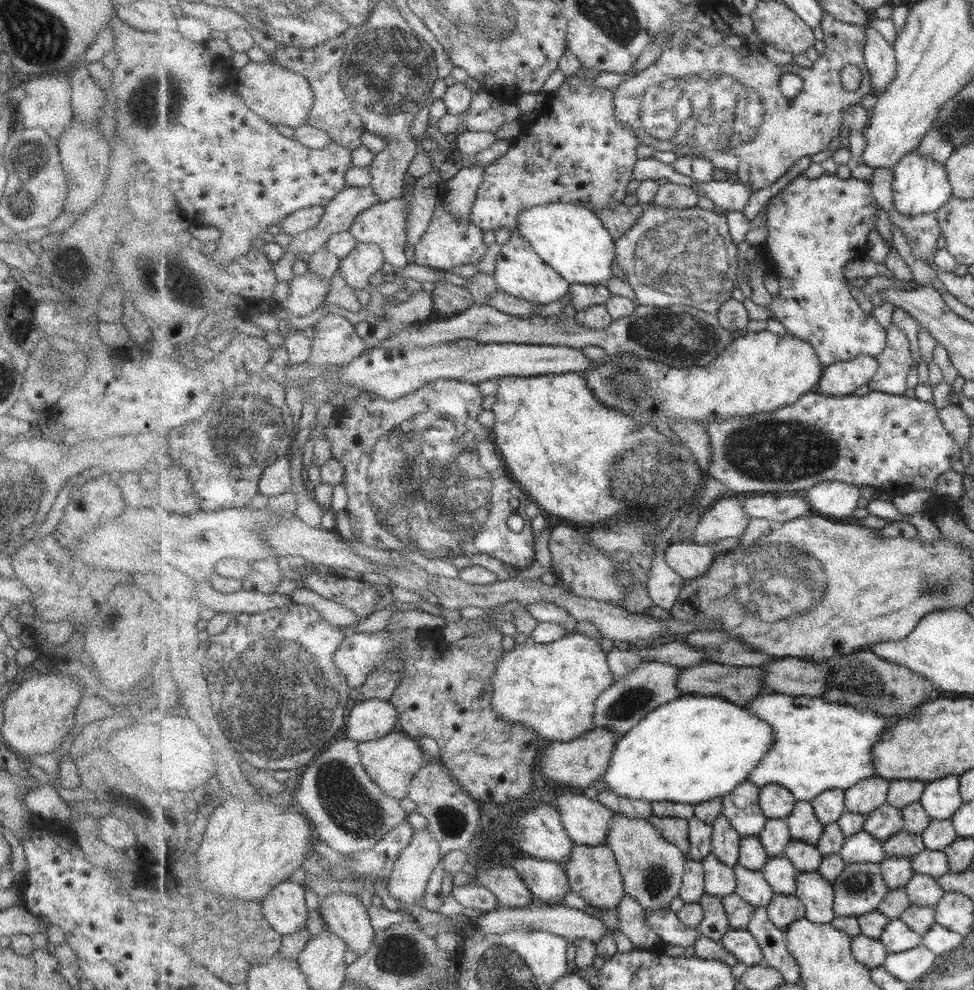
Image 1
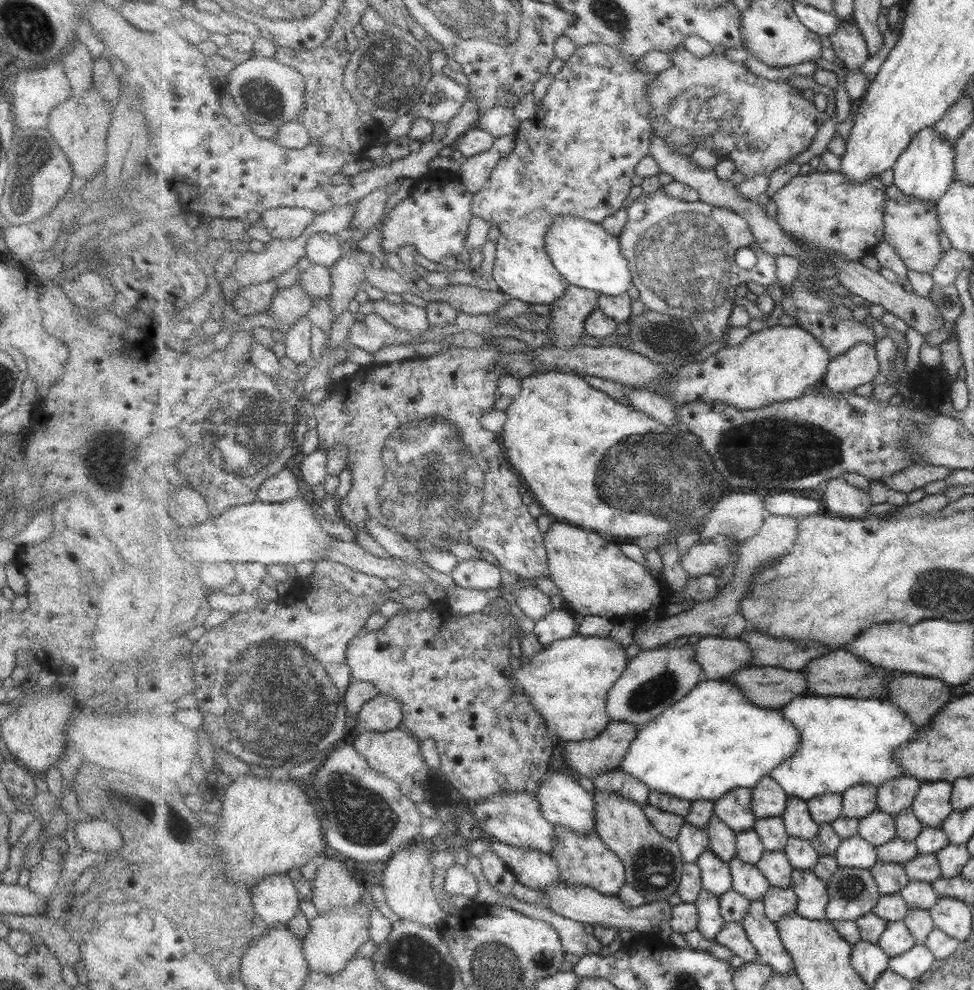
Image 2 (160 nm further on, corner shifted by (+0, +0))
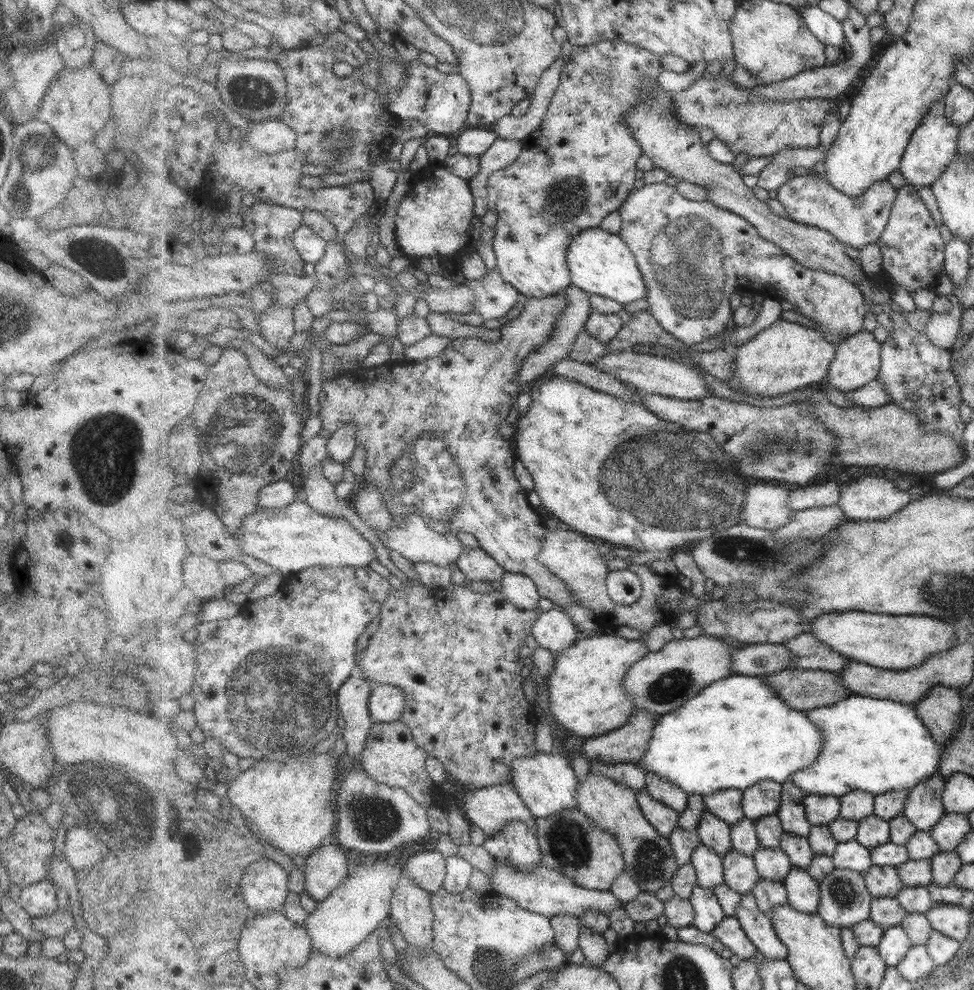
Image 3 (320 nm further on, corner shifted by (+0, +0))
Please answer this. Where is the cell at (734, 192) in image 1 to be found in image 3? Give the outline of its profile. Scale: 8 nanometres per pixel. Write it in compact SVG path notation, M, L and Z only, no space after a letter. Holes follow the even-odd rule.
M827 148L781 149L758 176L758 186L766 191L779 191L793 176L795 168L813 168L817 162L826 160Z

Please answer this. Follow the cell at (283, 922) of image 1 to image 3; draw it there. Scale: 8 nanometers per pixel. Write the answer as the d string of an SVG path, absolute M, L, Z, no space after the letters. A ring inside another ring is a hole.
M262 856L245 869L240 886L245 902L255 912L284 912L289 873L281 864Z

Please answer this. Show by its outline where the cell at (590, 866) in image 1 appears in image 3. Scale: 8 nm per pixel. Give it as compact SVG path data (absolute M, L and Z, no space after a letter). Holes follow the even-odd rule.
M578 808L555 812L547 818L537 818L536 834L543 853L542 864L573 879L583 888L609 891L615 879L626 869L620 840Z

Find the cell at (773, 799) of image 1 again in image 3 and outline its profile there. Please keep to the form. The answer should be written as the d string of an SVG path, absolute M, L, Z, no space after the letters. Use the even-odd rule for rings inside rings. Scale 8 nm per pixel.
M765 780L746 788L743 795L745 817L757 820L776 815L782 804L783 784L773 780Z

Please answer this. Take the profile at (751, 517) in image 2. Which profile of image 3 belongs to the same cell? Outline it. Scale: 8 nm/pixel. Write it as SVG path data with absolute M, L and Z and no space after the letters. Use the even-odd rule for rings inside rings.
M785 483L756 484L748 489L742 519L749 526L776 531L787 526L796 513L789 508L791 489Z

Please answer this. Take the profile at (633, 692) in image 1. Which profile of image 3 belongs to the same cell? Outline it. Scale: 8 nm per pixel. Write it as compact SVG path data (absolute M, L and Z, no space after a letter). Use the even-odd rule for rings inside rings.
M701 635L692 639L673 639L665 644L659 651L649 653L643 660L637 662L625 677L623 687L625 692L633 698L635 708L638 712L649 712L654 716L667 715L685 706L693 698L701 695L705 688L711 684L724 679L729 679L733 675L734 648L725 644L723 640L714 635Z

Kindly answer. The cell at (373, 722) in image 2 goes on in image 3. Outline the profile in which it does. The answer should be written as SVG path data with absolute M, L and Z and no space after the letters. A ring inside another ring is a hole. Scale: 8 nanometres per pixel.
M375 685L369 706L374 723L402 721L407 705L406 699L403 689L397 686Z

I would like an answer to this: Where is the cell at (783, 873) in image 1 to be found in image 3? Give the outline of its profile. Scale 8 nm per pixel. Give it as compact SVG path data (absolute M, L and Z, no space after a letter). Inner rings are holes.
M780 846L777 848L759 847L752 856L763 879L781 881L787 878L793 863L790 856Z

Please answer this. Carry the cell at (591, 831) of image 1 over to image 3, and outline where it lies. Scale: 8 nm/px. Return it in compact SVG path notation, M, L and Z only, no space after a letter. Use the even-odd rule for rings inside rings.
M539 753L537 756L514 760L510 782L513 787L516 787L519 796L535 818L547 818L553 816L555 812L578 808L576 790L579 780L569 764L569 758L565 758L561 753Z

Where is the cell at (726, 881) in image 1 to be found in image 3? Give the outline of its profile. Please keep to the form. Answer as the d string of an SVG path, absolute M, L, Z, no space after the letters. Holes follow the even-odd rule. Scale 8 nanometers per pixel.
M701 843L692 856L693 866L696 868L698 884L706 889L714 889L725 883L724 857L712 848Z

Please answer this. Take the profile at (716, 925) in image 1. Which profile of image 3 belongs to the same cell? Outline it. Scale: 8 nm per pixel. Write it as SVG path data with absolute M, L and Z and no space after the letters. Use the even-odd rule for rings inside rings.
M698 884L693 891L690 901L693 903L696 912L694 925L699 930L711 933L726 917L724 908L719 902L714 889L706 889Z

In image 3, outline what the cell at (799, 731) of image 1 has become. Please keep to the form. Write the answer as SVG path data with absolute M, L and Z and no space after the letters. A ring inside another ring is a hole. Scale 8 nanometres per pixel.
M852 695L837 705L806 712L825 734L824 750L815 764L792 776L792 780L806 794L842 797L850 792L863 790L874 795L895 790L913 790L923 779L940 772L943 748L933 738L915 706L893 700Z

